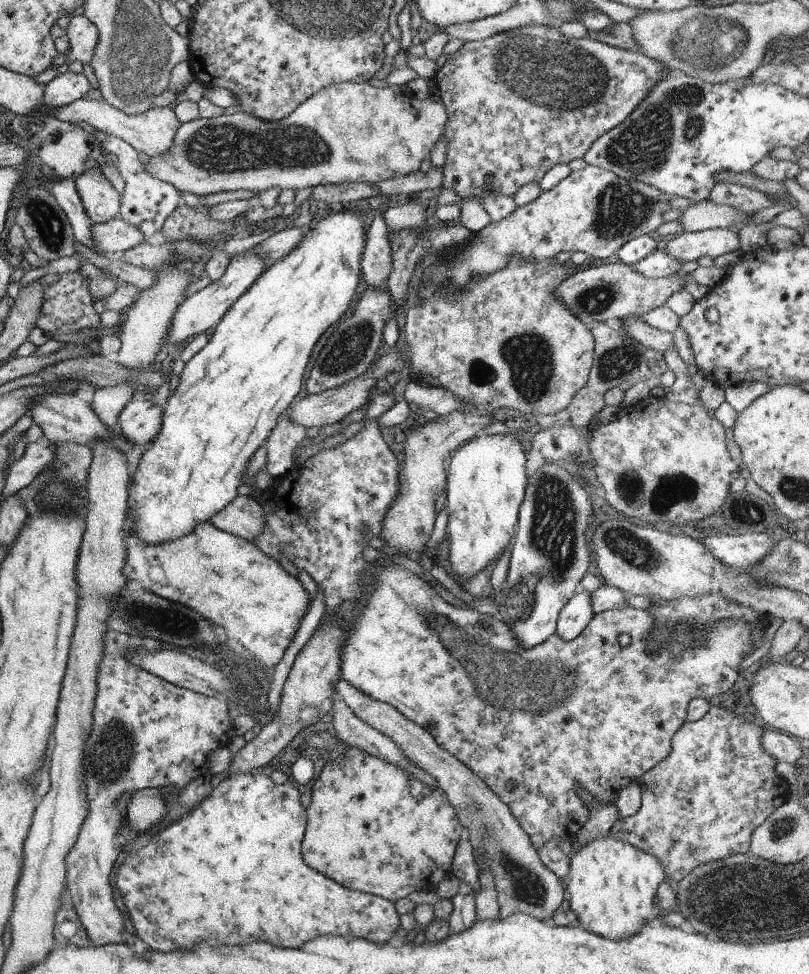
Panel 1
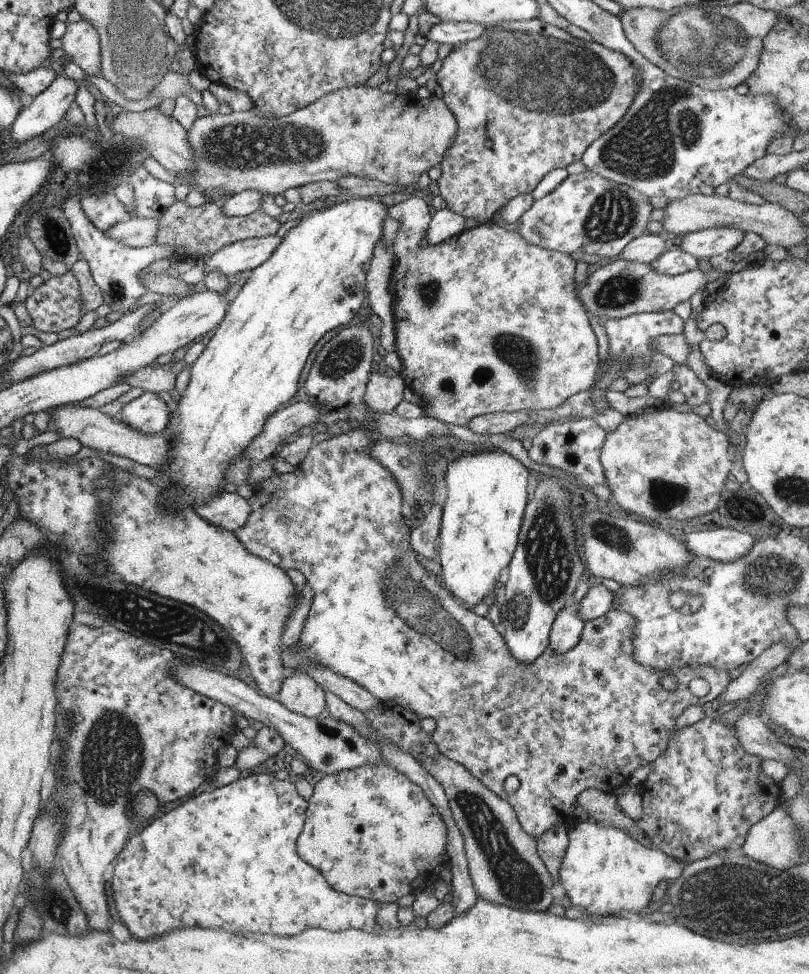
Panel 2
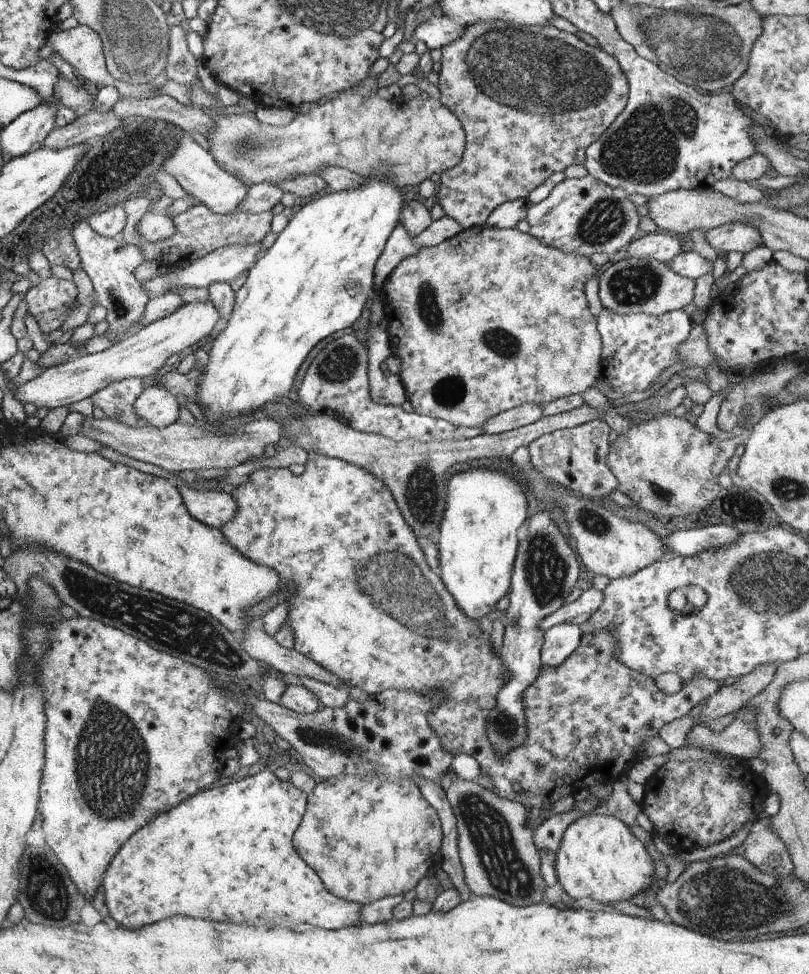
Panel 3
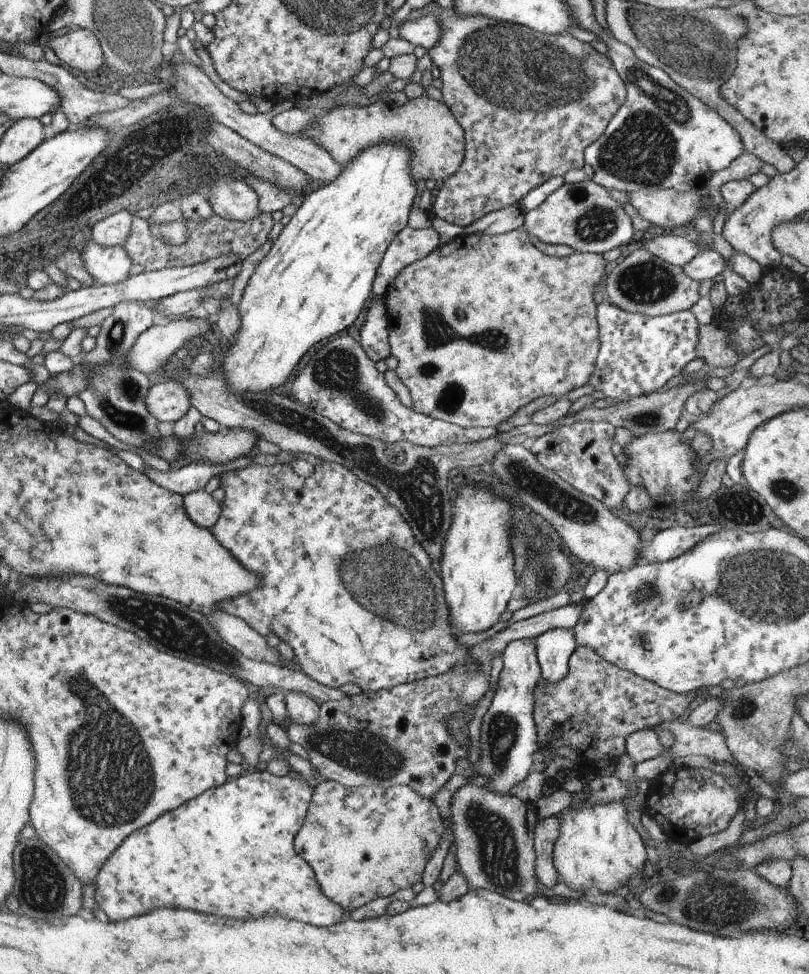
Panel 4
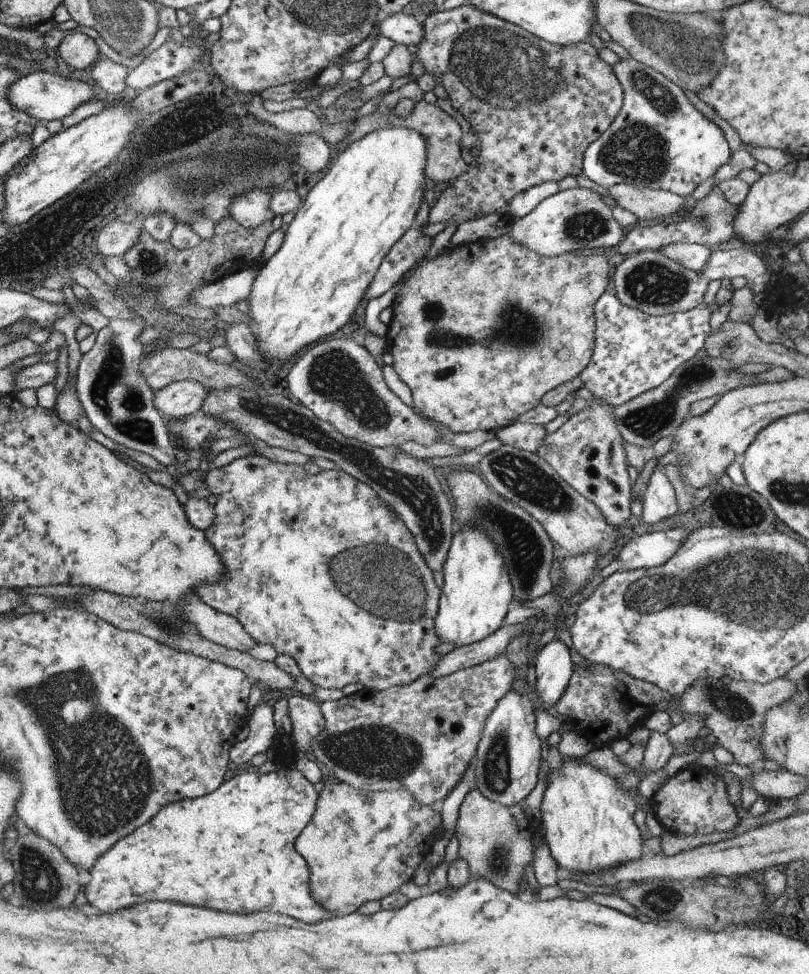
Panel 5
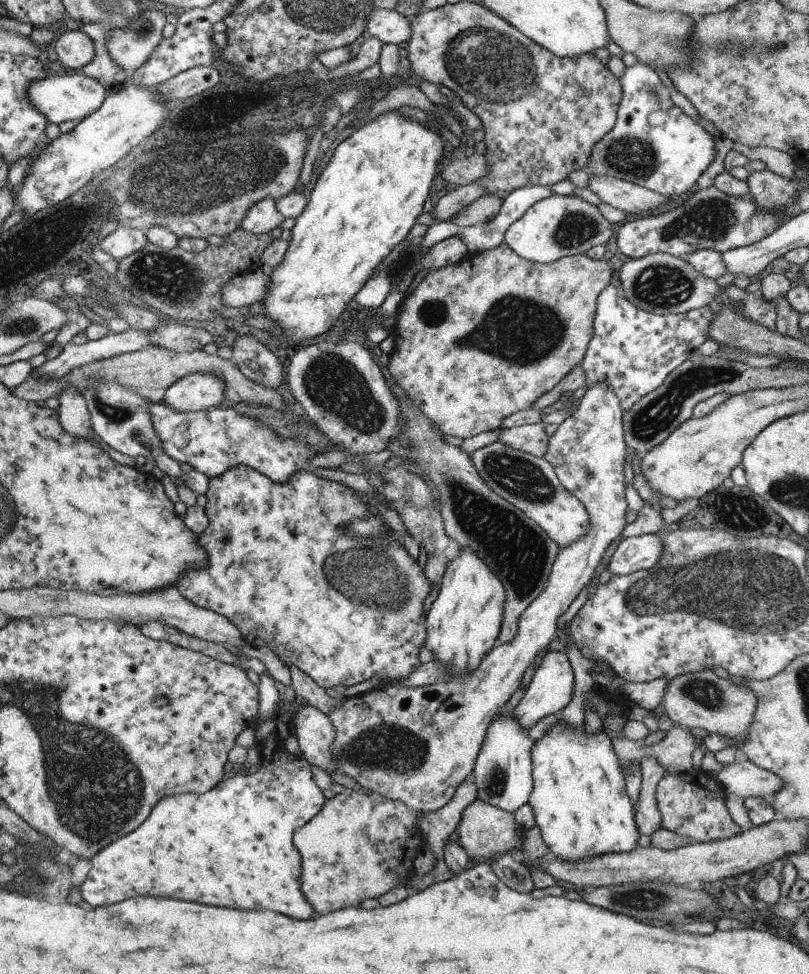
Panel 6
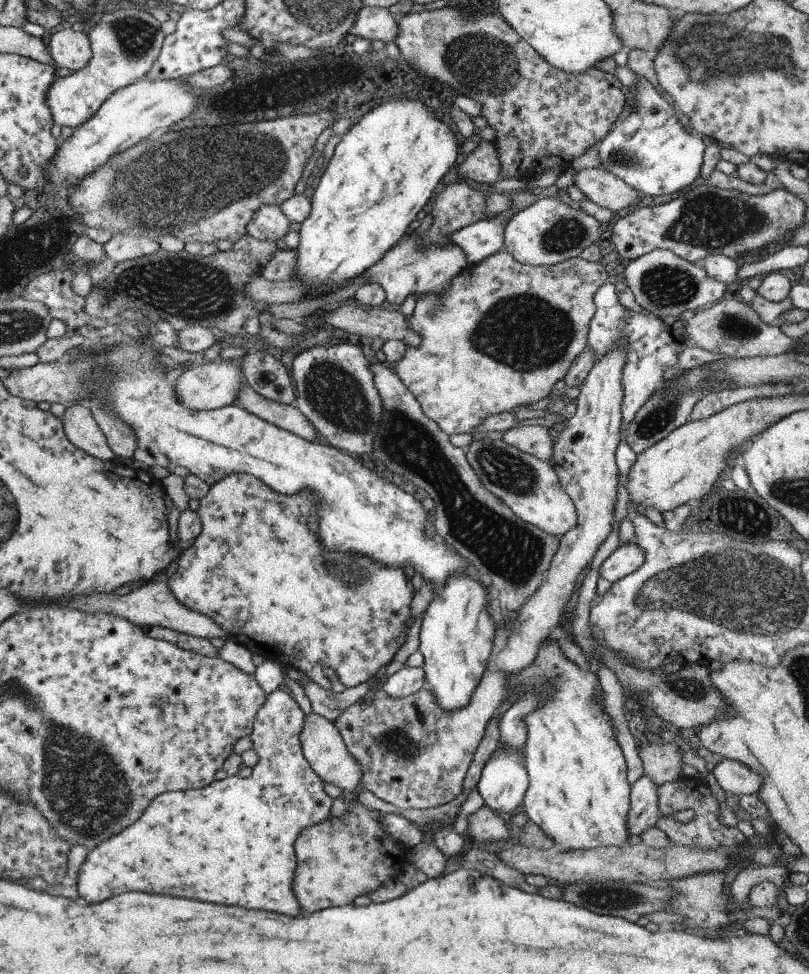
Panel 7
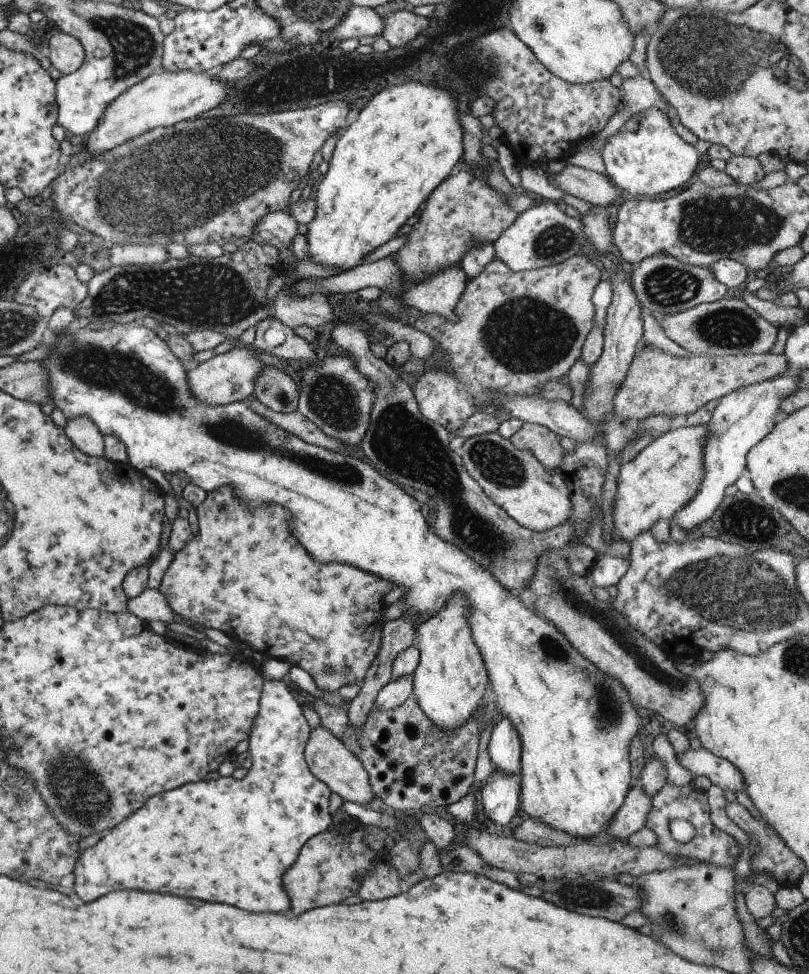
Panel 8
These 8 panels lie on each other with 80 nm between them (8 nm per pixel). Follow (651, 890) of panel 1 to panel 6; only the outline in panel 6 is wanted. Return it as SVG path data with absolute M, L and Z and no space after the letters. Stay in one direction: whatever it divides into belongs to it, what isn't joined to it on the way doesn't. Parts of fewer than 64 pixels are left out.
M556 714L557 724L531 749L532 791L528 796L535 824L540 830L543 842L547 845L549 855L561 861L583 861L607 853L629 853L637 847L639 832L634 823L634 810L627 794L619 766L623 759L618 747L610 743L610 738L602 730L586 735L583 726L573 731L563 728L561 716Z

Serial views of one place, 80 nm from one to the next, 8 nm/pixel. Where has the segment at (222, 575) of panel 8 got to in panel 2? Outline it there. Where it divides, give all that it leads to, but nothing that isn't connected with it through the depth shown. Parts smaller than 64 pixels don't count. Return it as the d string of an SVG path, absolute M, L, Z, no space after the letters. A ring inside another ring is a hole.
M363 426L349 427L340 435L312 445L305 459L301 460L301 464L296 466L297 470L295 472L275 474L275 476L261 480L255 486L250 498L247 499L251 512L249 512L245 524L239 530L231 532L231 534L239 540L239 544L249 554L253 554L253 556L257 556L257 558L261 558L261 560L265 560L265 562L269 562L269 564L273 564L273 566L277 566L283 571L288 569L298 570L305 578L307 586L311 588L313 600L311 600L309 612L303 620L298 639L298 651L302 655L310 660L315 660L317 664L327 668L330 672L355 682L380 702L393 702L401 708L407 708L419 719L433 719L435 730L431 733L430 743L439 750L440 754L447 756L451 762L461 764L490 792L493 792L501 800L505 800L515 810L515 818L521 824L525 834L539 840L546 835L545 830L549 830L557 824L561 823L569 829L577 823L572 819L571 810L575 808L575 798L583 790L601 790L615 796L615 790L627 783L628 776L631 776L637 768L647 766L647 764L653 762L666 749L676 718L685 708L692 704L699 705L709 702L709 700L720 696L724 687L732 680L729 673L726 670L719 670L714 666L704 665L703 663L678 666L668 672L675 677L677 687L673 691L664 690L659 685L659 680L666 674L665 671L653 667L644 667L634 661L630 639L636 620L628 612L619 609L609 609L598 618L584 622L577 644L565 654L557 654L557 652L553 654L549 648L546 648L543 654L537 656L529 666L513 660L509 656L507 648L505 648L500 629L495 628L489 618L477 616L471 610L457 603L453 596L439 585L436 579L438 576L433 576L426 571L415 557L415 552L409 544L409 533L412 528L404 515L404 507L399 488L397 488L397 482L377 460L373 460L369 456L369 448L373 446L372 437L375 437L375 434L370 433ZM693 678L701 678L701 680L708 683L709 691L704 696L697 697L689 691L687 683ZM510 775L517 779L518 787L515 792L504 790L503 782Z

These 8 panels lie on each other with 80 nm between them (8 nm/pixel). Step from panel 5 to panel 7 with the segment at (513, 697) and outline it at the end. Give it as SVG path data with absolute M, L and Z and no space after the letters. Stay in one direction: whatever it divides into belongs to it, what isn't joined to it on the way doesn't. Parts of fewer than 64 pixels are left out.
M498 740L498 747L491 753L491 756L483 763L481 772L476 784L476 791L482 798L483 804L487 805L492 811L497 814L509 814L513 812L516 806L522 804L522 798L528 787L528 774L524 767L524 756L522 748L512 747L511 745L501 745Z

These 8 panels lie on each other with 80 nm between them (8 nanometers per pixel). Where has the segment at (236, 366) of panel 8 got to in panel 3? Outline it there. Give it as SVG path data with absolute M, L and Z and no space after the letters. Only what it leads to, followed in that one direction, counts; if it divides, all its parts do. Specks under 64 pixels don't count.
M145 385L134 398L134 415L147 427L160 429L174 423L177 419L175 396L167 389L155 385Z

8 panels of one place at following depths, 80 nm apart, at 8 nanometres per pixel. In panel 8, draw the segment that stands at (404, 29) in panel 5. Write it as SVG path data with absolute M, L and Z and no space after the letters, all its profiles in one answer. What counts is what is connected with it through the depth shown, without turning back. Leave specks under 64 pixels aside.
M351 5L341 22L327 32L328 39L363 38L380 36L384 29L384 20L373 7Z

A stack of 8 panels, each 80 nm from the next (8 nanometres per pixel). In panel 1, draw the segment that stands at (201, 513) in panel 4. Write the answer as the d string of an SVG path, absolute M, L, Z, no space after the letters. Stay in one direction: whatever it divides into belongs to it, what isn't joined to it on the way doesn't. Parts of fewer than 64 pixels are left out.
M236 495L206 522L222 532L233 534L251 543L251 540L255 540L261 534L265 518L255 498Z

